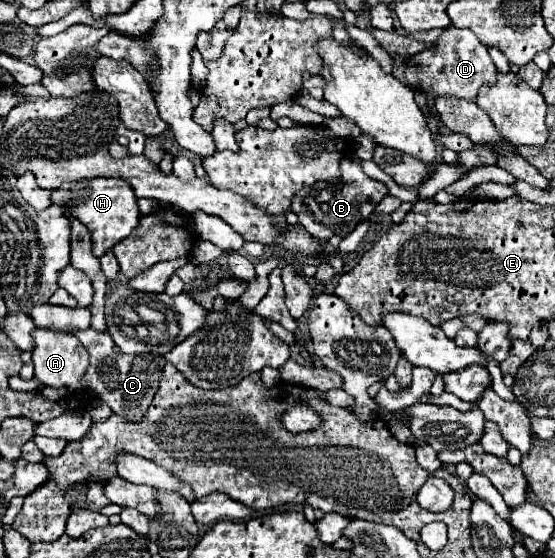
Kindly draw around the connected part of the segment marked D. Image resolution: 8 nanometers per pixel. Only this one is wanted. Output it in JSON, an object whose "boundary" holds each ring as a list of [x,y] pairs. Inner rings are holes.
{"boundary":[[[453,25],[443,29],[433,47],[423,49],[413,57],[415,59],[409,59],[409,63],[405,65],[407,87],[411,87],[413,91],[423,91],[433,99],[457,97],[473,101],[483,85],[493,85],[497,81],[497,67],[493,65],[487,47],[481,45],[479,39],[467,29],[457,29]]]}

